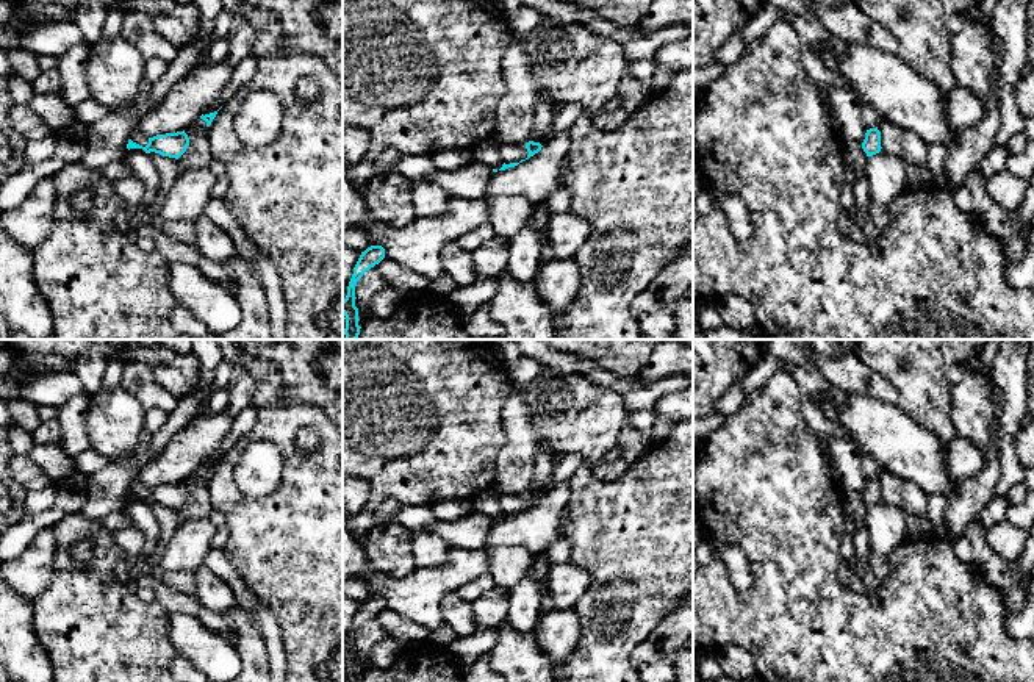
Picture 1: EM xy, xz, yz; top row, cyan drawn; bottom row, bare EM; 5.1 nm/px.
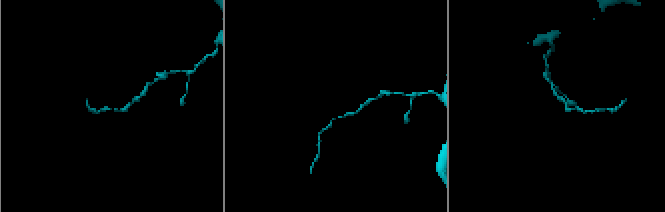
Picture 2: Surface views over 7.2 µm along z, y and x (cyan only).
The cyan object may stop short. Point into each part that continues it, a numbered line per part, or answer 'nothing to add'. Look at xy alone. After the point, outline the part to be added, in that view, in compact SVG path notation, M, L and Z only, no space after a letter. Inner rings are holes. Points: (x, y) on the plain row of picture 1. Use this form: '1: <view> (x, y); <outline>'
1: xy (136, 485); M139 471L131 476L130 490L142 497L149 494L149 488L141 482Z

